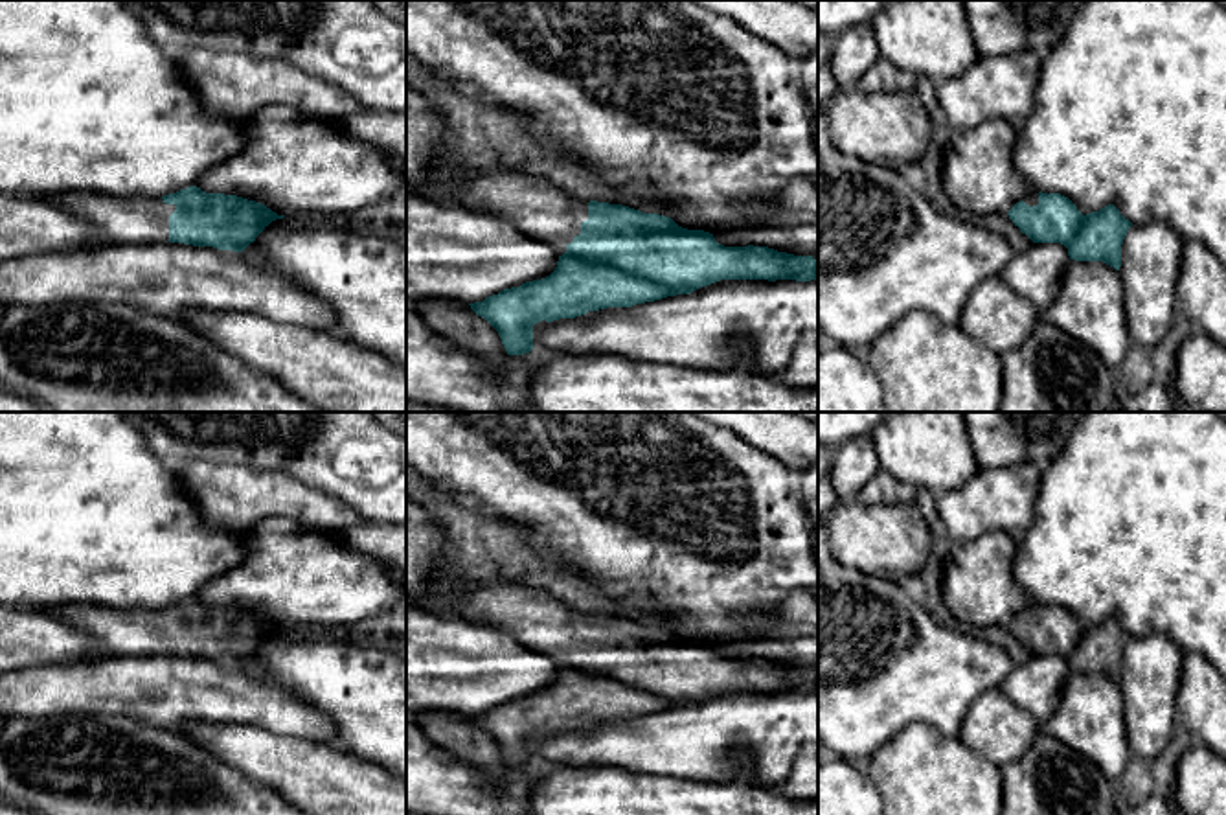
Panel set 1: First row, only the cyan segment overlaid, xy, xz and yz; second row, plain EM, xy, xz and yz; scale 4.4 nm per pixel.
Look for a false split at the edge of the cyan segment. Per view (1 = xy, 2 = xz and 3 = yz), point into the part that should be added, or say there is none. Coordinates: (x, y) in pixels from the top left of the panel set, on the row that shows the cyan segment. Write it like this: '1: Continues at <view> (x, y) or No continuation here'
1: Continues at xy (135, 219)
2: Continues at xz (541, 210)
3: Continues at yz (1032, 197)

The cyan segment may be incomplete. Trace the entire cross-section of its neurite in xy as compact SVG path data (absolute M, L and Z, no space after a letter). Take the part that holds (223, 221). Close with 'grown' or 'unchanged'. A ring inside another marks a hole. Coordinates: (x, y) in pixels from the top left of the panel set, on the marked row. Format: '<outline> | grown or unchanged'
M197 186L164 197L112 197L107 193L75 191L40 199L75 217L94 223L103 237L114 245L184 243L243 252L272 221L285 217L261 202L237 195L206 193Z | grown

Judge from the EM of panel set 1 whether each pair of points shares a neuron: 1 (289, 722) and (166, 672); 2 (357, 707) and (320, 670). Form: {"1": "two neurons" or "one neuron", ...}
{"1": "one neuron", "2": "one neuron"}

